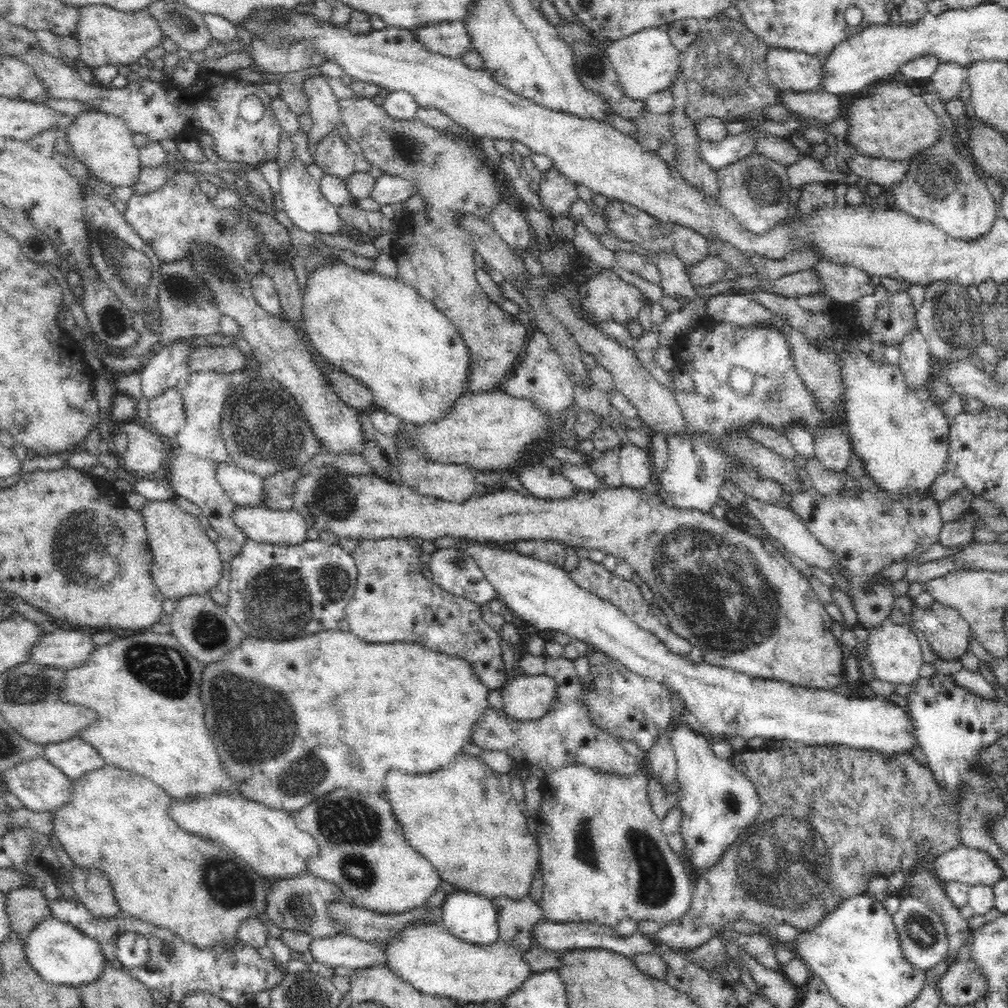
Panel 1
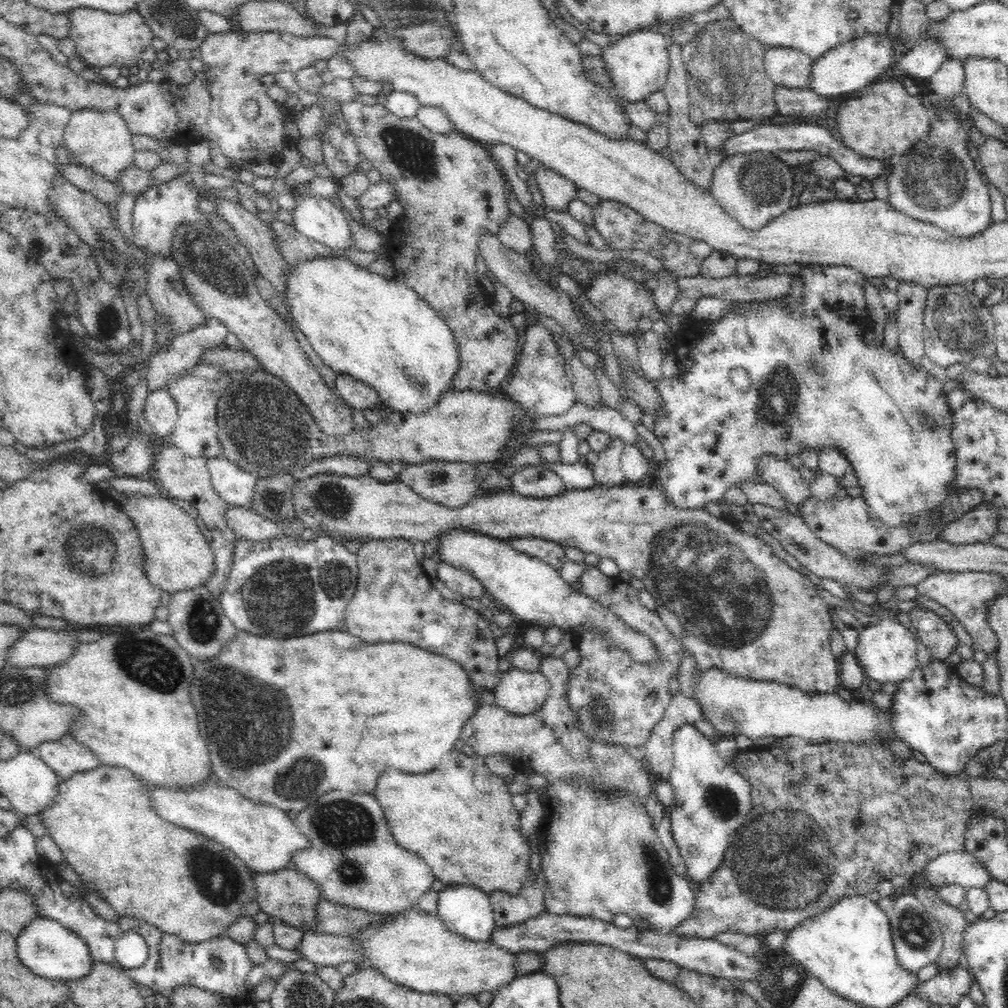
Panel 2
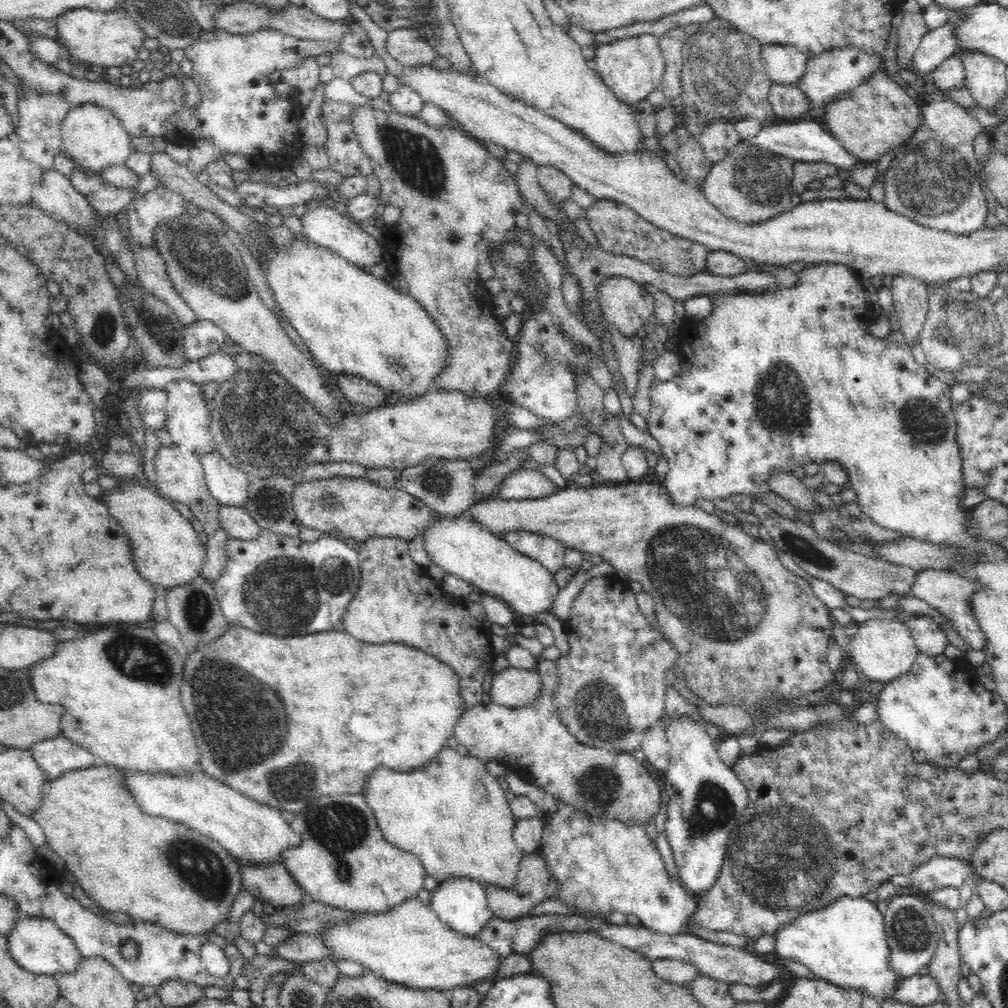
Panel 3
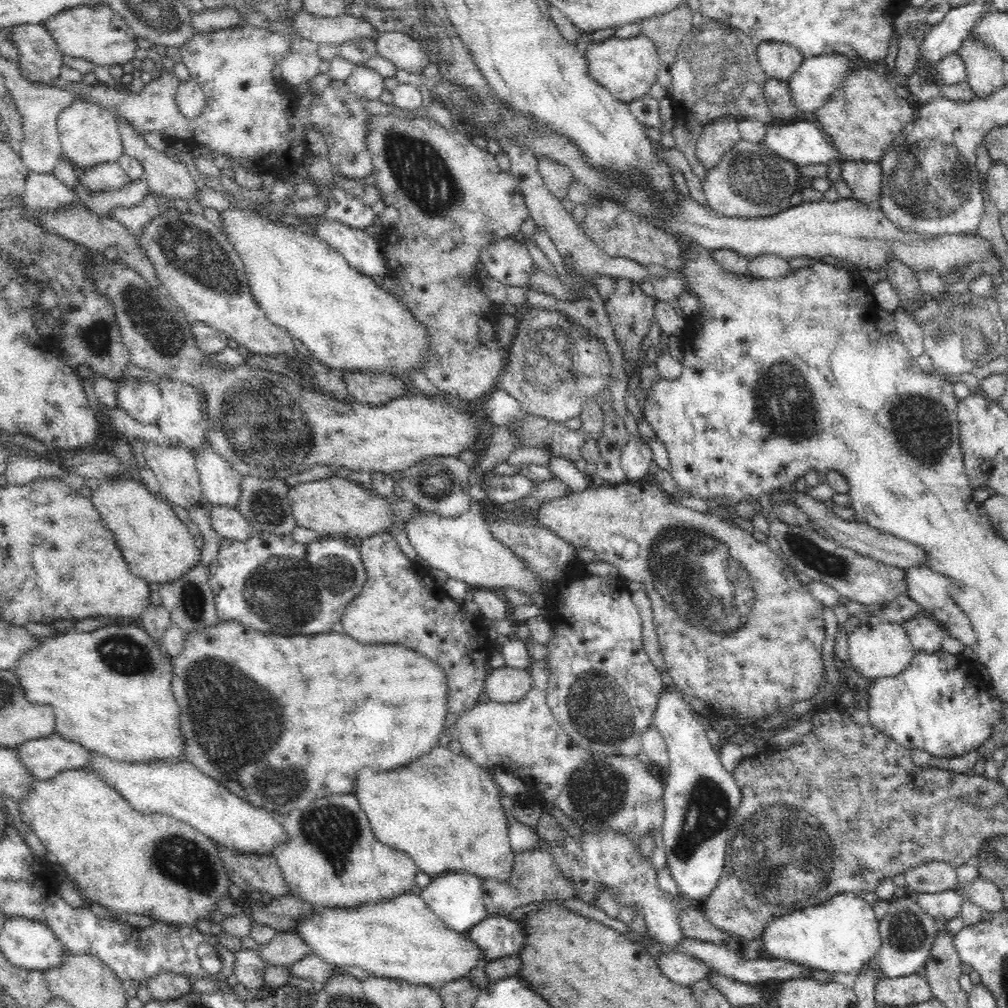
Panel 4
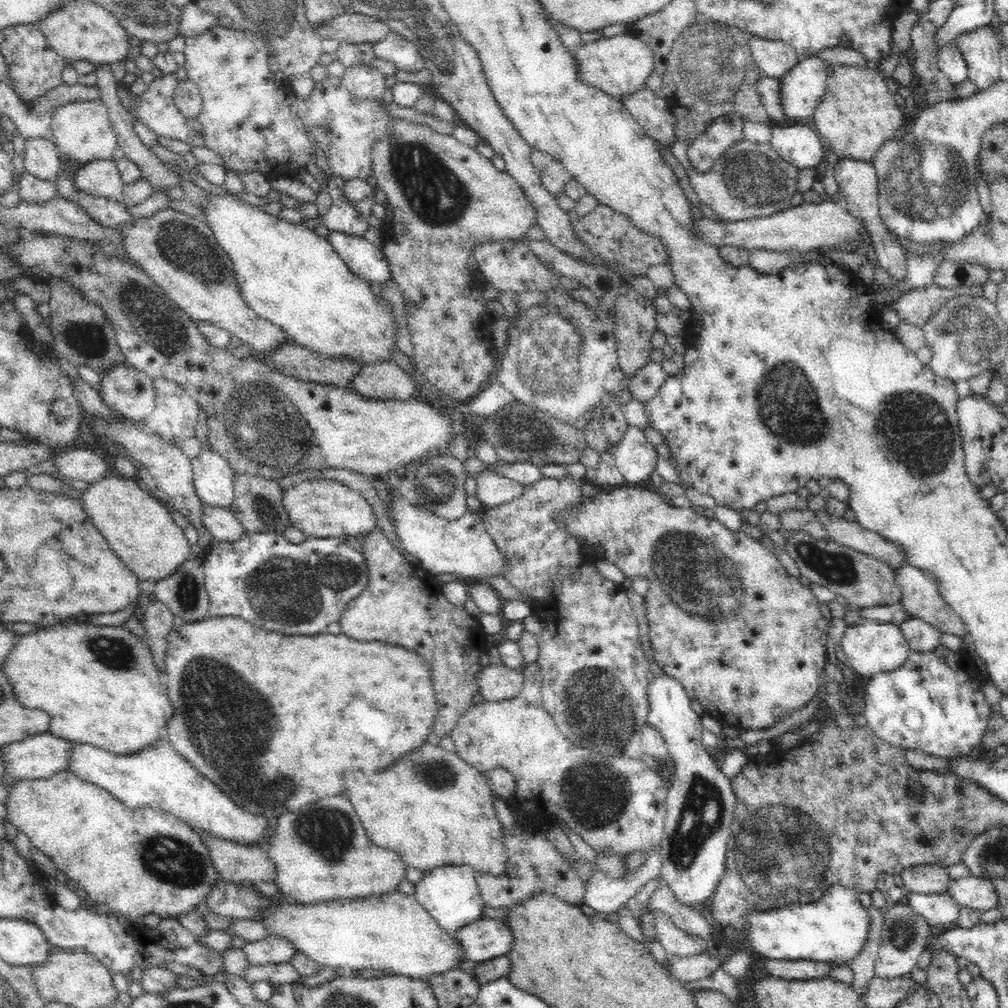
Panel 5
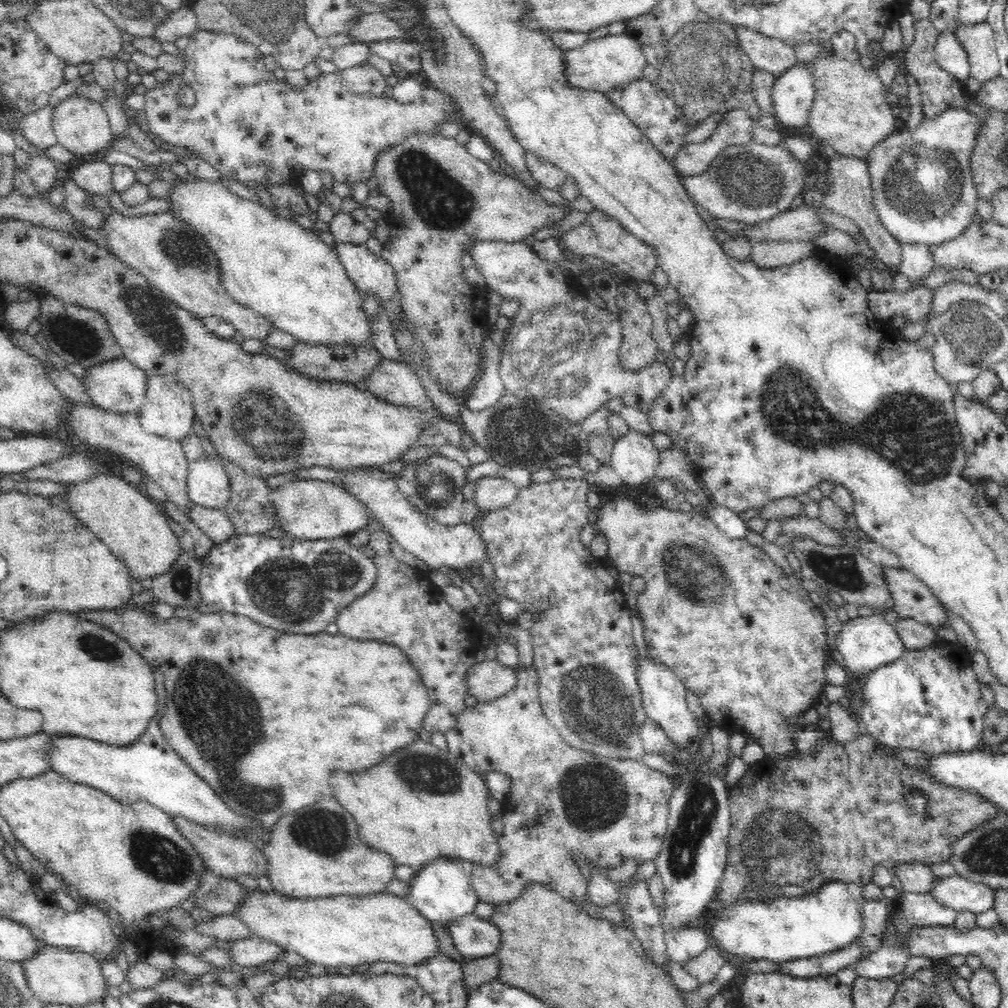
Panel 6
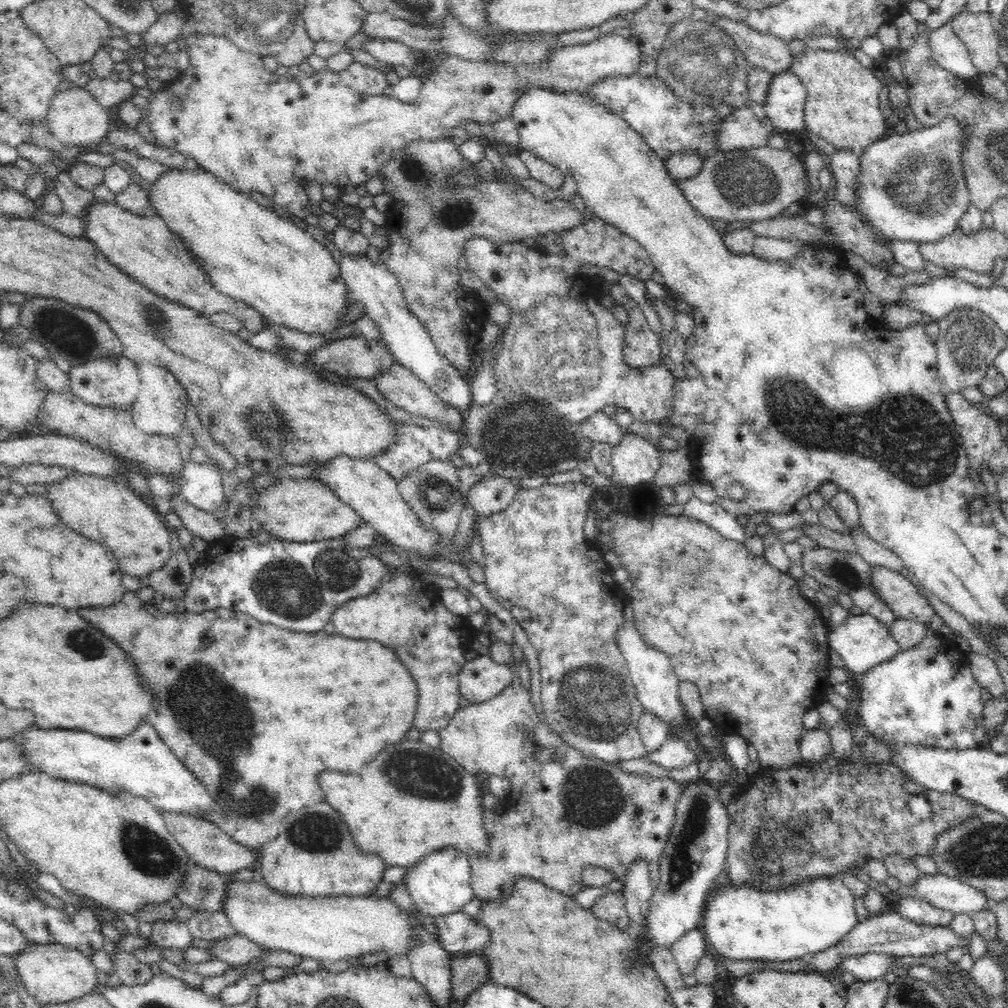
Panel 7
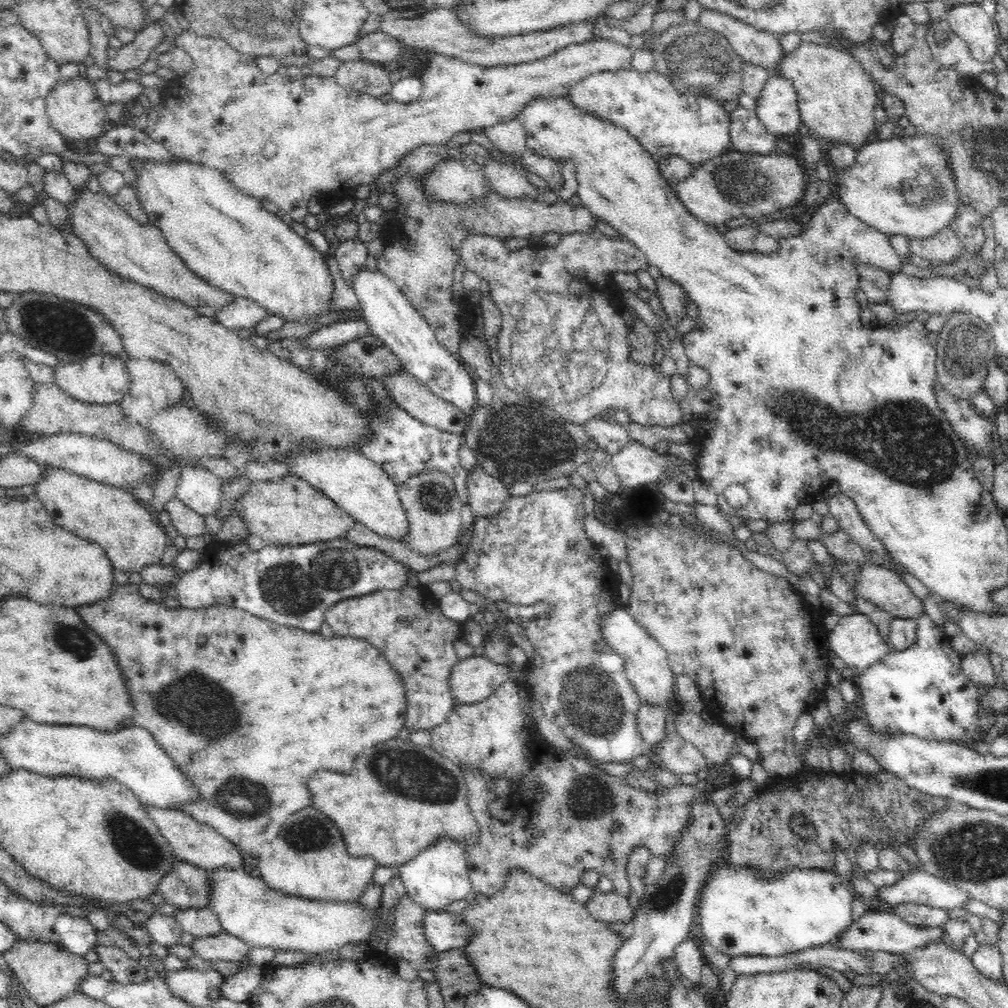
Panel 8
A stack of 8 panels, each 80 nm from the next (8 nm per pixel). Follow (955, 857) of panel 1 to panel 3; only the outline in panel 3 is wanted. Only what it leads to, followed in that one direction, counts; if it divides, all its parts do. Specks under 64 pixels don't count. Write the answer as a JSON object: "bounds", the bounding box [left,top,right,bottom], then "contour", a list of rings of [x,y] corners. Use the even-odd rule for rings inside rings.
{"bounds":[908,856,979,892],"contour":[[[936,856],[908,875],[910,887],[915,892],[932,892],[940,888],[960,889],[971,876],[971,868],[979,875],[970,860]]]}

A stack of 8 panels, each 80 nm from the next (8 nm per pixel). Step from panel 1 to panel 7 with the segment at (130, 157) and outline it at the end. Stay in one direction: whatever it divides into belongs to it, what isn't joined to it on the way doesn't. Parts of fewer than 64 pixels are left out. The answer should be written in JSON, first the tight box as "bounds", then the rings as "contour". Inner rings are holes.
{"bounds":[47,85,111,151],"contour":[[[74,85],[63,91],[56,91],[49,104],[47,114],[48,126],[51,133],[64,143],[67,147],[83,151],[94,147],[94,144],[106,140],[107,134],[111,131],[110,116],[106,115],[107,109],[100,106],[100,103],[87,92],[85,87]]]}

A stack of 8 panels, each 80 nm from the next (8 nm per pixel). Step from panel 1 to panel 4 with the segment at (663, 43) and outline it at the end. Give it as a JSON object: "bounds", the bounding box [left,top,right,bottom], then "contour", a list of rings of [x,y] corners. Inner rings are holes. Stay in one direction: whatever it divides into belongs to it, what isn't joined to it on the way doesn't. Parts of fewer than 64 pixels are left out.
{"bounds":[585,34,660,103],"contour":[[[642,34],[631,38],[611,36],[603,41],[590,43],[585,56],[590,75],[607,88],[612,96],[625,103],[648,94],[659,74],[660,59],[655,43]]]}

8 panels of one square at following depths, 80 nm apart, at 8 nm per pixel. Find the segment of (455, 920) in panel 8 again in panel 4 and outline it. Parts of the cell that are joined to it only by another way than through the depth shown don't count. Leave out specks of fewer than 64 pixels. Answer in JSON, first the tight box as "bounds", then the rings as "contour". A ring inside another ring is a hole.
{"bounds":[466,916,527,960],"contour":[[[488,916],[472,927],[466,936],[486,952],[488,960],[516,955],[527,942],[524,921],[510,920],[507,916]]]}

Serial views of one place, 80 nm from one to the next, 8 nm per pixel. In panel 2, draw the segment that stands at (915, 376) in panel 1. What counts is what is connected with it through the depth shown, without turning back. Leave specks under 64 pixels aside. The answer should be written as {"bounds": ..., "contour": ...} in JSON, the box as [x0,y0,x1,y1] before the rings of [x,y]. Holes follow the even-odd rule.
{"bounds":[895,281,927,367],"contour":[[[900,281],[895,294],[898,294],[898,335],[899,346],[902,355],[914,365],[914,367],[921,366],[921,358],[925,356],[925,348],[923,343],[923,323],[924,312],[927,302],[927,288],[920,286],[918,283]]]}

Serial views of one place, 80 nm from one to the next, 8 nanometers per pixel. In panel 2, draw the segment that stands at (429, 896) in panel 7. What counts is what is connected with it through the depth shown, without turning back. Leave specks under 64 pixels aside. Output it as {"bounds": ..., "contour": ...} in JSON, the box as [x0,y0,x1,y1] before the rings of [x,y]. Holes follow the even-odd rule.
{"bounds":[437,885,495,942],"contour":[[[450,885],[439,890],[437,898],[437,916],[456,935],[474,942],[489,942],[495,934],[495,917],[489,894],[478,887],[465,885]]]}

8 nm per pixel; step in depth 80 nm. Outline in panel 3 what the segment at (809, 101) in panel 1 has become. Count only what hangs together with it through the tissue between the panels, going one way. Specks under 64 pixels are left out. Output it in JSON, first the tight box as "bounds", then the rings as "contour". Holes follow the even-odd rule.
{"bounds":[769,83,820,118],"contour":[[[772,83],[769,88],[769,102],[773,108],[773,114],[780,118],[800,118],[802,114],[810,112],[820,113],[811,102],[803,95],[797,85]]]}

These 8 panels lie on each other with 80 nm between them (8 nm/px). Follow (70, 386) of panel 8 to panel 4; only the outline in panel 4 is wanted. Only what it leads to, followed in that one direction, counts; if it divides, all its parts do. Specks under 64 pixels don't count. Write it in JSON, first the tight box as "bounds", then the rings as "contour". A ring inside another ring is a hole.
{"bounds":[115,377,163,425],"contour":[[[122,377],[115,381],[118,384],[117,406],[143,425],[156,424],[163,411],[163,397],[157,385],[142,379],[128,379],[122,383]]]}

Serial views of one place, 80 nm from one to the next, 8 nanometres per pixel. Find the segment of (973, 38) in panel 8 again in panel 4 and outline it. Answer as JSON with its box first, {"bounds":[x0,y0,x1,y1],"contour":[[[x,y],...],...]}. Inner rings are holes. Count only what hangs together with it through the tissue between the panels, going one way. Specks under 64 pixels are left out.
{"bounds":[957,37,1006,98],"contour":[[[966,37],[957,53],[964,61],[967,82],[976,98],[988,98],[1006,84],[1002,70],[1005,60],[996,51]]]}

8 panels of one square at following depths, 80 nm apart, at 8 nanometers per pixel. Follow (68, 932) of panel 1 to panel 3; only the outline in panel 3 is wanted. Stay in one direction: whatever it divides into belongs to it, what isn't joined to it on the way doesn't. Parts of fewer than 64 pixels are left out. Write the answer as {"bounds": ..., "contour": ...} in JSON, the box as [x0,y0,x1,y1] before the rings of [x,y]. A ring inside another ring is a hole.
{"bounds":[7,917,82,975],"contour":[[[26,917],[16,922],[14,930],[7,935],[8,938],[8,952],[10,956],[28,972],[39,975],[67,975],[78,971],[82,956],[76,942],[72,938],[64,935],[62,931],[56,926],[52,920],[40,919],[36,917]]]}

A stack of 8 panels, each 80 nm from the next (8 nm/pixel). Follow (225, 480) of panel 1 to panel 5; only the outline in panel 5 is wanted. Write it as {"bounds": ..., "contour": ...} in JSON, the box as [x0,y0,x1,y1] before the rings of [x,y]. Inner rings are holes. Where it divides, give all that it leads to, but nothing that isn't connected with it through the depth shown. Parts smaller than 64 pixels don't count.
{"bounds":[191,447,236,508],"contour":[[[204,447],[191,462],[196,496],[204,505],[228,508],[234,500],[236,471],[220,453],[208,447]]]}

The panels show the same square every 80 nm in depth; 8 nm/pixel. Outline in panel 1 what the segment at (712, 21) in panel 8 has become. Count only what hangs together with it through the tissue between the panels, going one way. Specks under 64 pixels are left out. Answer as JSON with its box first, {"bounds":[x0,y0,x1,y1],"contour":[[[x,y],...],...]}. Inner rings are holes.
{"bounds":[765,48,823,92],"contour":[[[769,48],[765,56],[769,80],[780,91],[822,92],[823,64],[809,54]]]}

